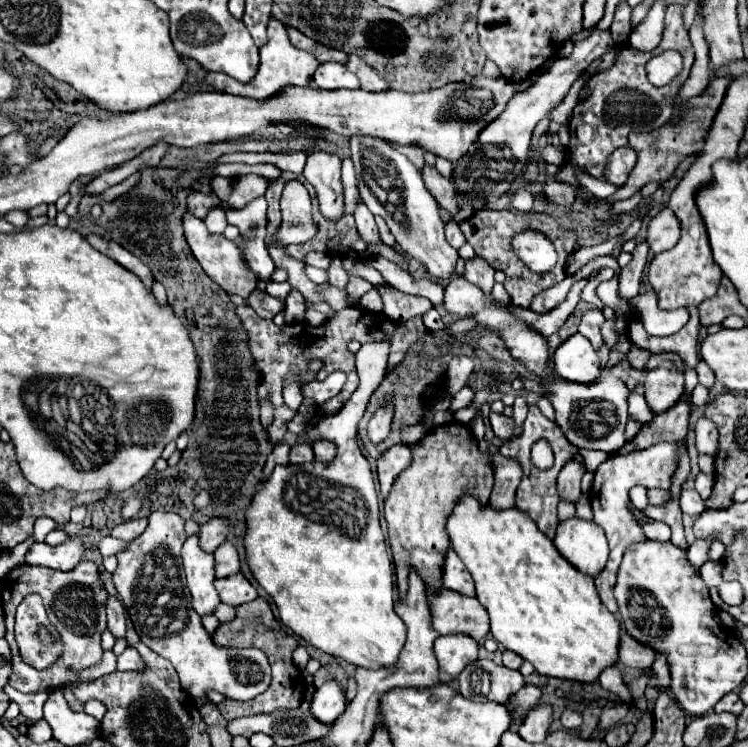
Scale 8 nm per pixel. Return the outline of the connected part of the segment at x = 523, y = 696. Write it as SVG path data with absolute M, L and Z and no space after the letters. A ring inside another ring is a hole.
M525 684L519 694L509 702L509 710L519 710L519 712L525 712L527 708L535 706L541 698L541 690L533 684Z

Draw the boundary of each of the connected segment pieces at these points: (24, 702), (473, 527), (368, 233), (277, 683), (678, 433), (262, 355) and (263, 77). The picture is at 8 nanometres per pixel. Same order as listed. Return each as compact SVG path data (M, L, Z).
M9 684L5 686L5 694L19 704L21 708L21 714L35 722L35 720L41 720L43 718L43 704L47 700L47 692L35 692L35 694L23 694L23 692L17 692L15 688L11 688Z
M465 494L455 504L453 514L447 518L447 534L451 538L451 548L463 560L475 580L477 600L489 612L493 638L507 650L517 652L523 660L531 662L537 674L593 684L599 680L599 674L605 668L617 664L621 626L617 618L603 608L593 584L593 576L605 568L609 558L609 546L603 528L599 528L595 522L571 518L557 526L557 536L551 542L535 528L533 520L521 516L517 508L495 512L489 506L483 508L473 496Z
M363 202L357 206L355 222L357 222L359 236L361 236L367 244L381 244L381 236L379 236L377 224L375 224L375 220L373 220L373 214L367 210L367 206L365 206Z
M257 598L249 604L243 604L237 608L237 618L229 624L221 624L219 630L213 636L213 642L217 646L223 648L259 648L267 654L273 676L271 676L271 684L267 688L267 692L259 694L257 698L253 698L251 702L235 702L225 698L221 704L217 704L219 712L227 718L227 720L235 720L241 716L253 716L253 714L263 714L263 712L273 712L275 708L299 708L307 690L307 684L301 676L301 670L293 664L293 650L299 646L295 636L285 634L285 640L281 640L283 630L279 626L279 622L275 620L269 604L265 598Z
M683 394L675 406L655 416L655 424L651 424L651 428L643 428L643 432L639 432L631 442L627 442L619 452L649 448L659 440L683 440L687 436L691 410L693 410L693 404L689 400L689 394Z
M237 306L237 314L239 314L239 318L243 320L243 326L249 332L249 338L251 338L249 348L253 352L255 366L261 372L261 384L257 388L257 394L259 394L259 398L269 396L273 406L283 404L283 396L281 396L283 376L287 372L295 372L297 376L305 376L311 358L321 358L323 360L323 368L317 372L315 380L325 380L333 370L343 370L347 374L347 384L343 386L343 390L335 398L321 404L321 408L319 408L321 416L335 416L345 406L345 402L351 398L351 394L357 390L359 378L357 378L357 372L355 372L355 356L347 350L347 344L351 340L359 340L361 344L365 344L365 342L373 342L373 340L391 338L391 356L389 356L389 368L391 368L391 366L395 366L403 360L403 356L413 348L413 344L421 336L419 332L409 332L409 330L401 328L399 324L395 324L395 322L383 318L383 316L373 318L371 312L367 312L365 308L359 308L359 306L355 306L355 308L349 306L341 312L337 312L337 316L333 320L329 320L327 324L323 324L319 328L309 326L305 322L285 324L285 326L277 328L273 324L273 320L261 318L257 312L253 312L251 306Z
M271 18L269 26L267 26L267 36L269 36L269 42L267 46L263 46L259 50L261 54L261 64L259 64L259 72L255 76L255 80L251 80L251 84L239 84L237 80L231 80L227 74L223 72L209 72L207 74L207 84L221 90L221 92L227 92L227 94L235 94L235 96L245 96L245 98L253 98L253 100L269 100L273 98L275 94L283 92L287 86L309 86L311 78L313 78L313 72L317 70L319 62L313 54L309 52L303 52L303 50L297 50L291 42L289 42L289 36L287 36L287 28L283 24L279 24L279 20Z

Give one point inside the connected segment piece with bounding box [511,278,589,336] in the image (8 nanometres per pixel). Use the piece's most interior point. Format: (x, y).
(548, 323)

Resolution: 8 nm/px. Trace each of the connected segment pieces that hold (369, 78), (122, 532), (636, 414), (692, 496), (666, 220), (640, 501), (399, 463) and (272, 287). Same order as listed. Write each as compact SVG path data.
M349 56L347 70L351 70L361 80L361 88L363 90L379 92L379 90L387 90L389 88L385 78L375 68L371 68L363 58L359 58L359 56Z
M133 518L133 520L127 520L119 526L115 526L111 530L111 536L119 538L119 540L125 540L125 542L131 542L139 534L143 534L145 528L147 528L147 518Z
M631 392L627 400L629 400L629 416L643 426L643 418L647 418L647 400L637 392Z
M683 490L681 498L679 498L679 506L681 506L683 514L689 514L689 516L699 516L705 510L703 498L699 496L697 490Z
M663 208L655 218L649 220L647 242L653 254L673 248L679 242L679 236L681 236L681 224L679 218L671 212L671 208Z
M633 486L631 490L629 490L629 498L633 500L633 504L639 508L639 510L643 510L649 502L647 502L647 490L643 488L643 486Z
M395 446L387 450L387 456L383 456L383 460L377 460L377 470L379 470L379 482L381 482L381 494L383 498L387 498L391 484L395 482L395 478L409 468L411 464L411 450L409 446Z
M267 282L267 294L279 298L279 300L285 300L291 292L291 286L289 282L283 282L283 284L277 284L277 282Z

